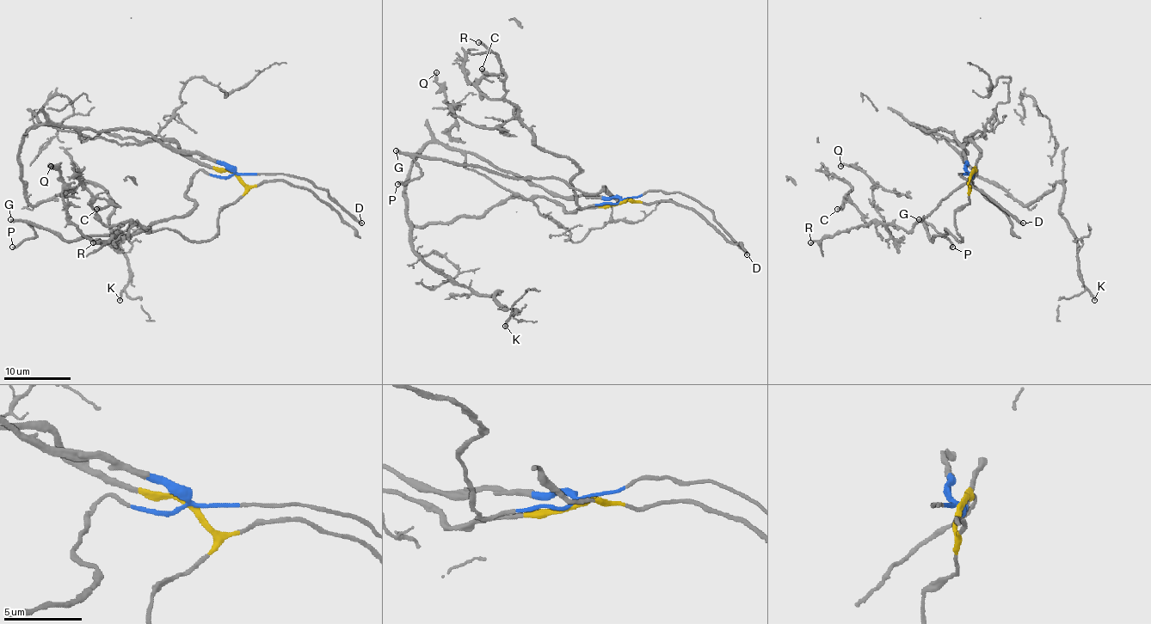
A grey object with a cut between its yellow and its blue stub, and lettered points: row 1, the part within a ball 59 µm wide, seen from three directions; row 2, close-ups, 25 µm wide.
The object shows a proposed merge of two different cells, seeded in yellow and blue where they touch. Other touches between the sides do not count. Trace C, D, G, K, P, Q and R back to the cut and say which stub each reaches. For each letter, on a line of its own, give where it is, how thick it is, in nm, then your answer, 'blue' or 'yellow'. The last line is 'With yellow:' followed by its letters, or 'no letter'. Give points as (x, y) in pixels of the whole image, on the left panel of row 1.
C: at (96, 209); 320 nm thick; blue
D: at (361, 223); 240 nm thick; blue
G: at (10, 219); 360 nm thick; yellow
K: at (120, 300); 280 nm thick; blue
P: at (12, 247); 280 nm thick; yellow
Q: at (51, 166); 240 nm thick; blue
R: at (93, 242); 260 nm thick; blue
With yellow: G, P

